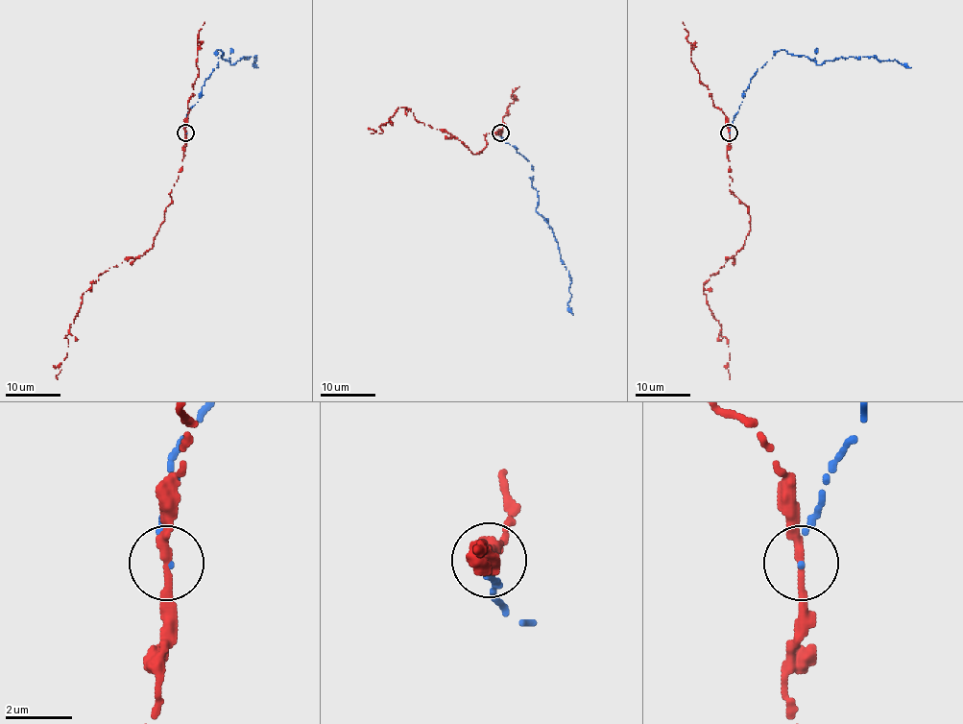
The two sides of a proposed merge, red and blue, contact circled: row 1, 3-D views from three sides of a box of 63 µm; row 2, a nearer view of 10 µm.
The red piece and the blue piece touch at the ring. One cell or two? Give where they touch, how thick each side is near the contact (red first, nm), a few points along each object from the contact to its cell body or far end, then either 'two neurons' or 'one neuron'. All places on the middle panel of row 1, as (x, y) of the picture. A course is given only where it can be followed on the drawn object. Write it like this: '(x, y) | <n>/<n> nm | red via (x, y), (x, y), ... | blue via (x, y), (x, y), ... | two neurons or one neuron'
(500, 132) | 240/90 nm | red via (500, 133), (486, 133), (486, 146), (473, 154), (419, 122), (406, 108), (398, 108), (382, 133), (373, 133) | blue via (501, 133), (533, 166), (536, 210), (546, 221), (568, 271), (567, 305), (572, 315) | two neurons

